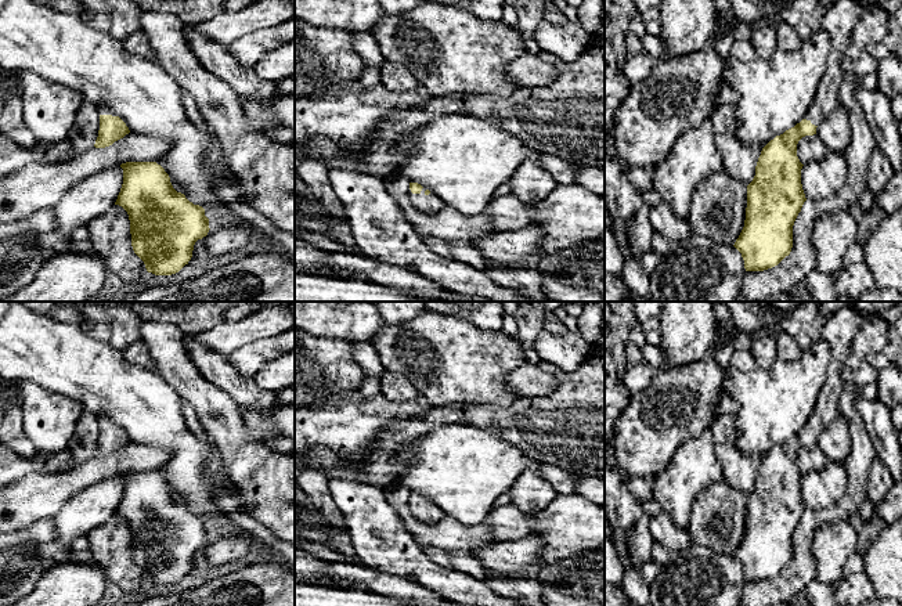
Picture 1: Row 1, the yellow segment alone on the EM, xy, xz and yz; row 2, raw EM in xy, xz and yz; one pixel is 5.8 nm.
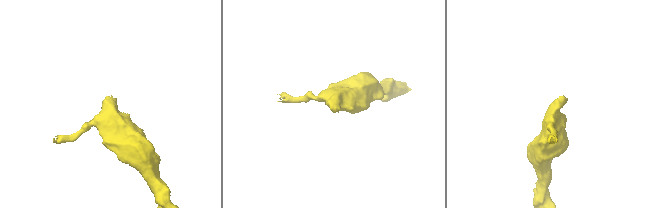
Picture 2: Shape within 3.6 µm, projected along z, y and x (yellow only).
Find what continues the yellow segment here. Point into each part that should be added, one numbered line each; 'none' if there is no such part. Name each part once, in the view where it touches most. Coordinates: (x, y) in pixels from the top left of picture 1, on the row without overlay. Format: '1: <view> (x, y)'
1: xz (428, 513)

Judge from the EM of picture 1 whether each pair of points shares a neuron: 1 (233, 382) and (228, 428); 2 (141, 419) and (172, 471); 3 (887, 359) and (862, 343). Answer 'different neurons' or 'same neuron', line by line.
1: different neurons
2: same neuron
3: different neurons

